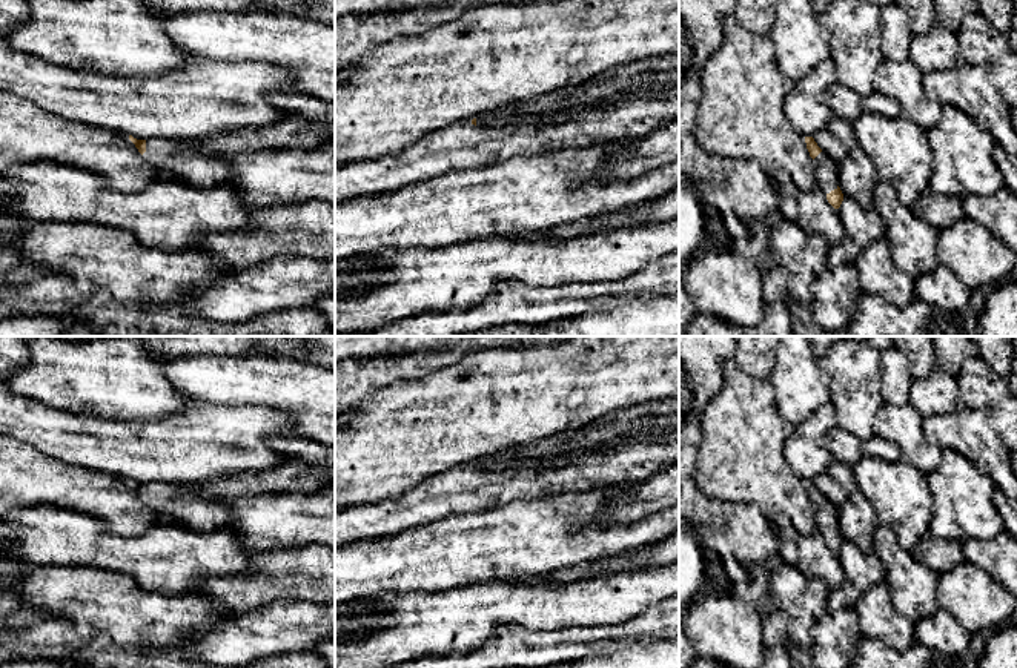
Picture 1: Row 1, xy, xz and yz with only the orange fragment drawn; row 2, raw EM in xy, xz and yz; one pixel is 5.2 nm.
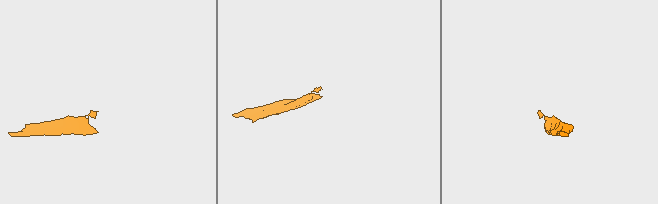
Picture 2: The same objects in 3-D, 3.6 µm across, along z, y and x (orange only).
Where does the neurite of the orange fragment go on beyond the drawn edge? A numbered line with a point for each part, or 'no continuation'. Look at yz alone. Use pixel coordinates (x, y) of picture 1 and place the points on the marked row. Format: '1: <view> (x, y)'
1: yz (825, 168)

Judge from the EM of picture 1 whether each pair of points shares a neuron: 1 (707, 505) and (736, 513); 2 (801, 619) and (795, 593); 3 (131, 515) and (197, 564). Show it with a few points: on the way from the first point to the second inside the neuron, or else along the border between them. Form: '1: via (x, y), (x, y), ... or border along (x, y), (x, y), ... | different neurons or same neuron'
1: via (715, 507), (728, 512) | same neuron
2: via (801, 613), (801, 599) | same neuron
3: border along (160, 524), (143, 533), (115, 535) | different neurons

